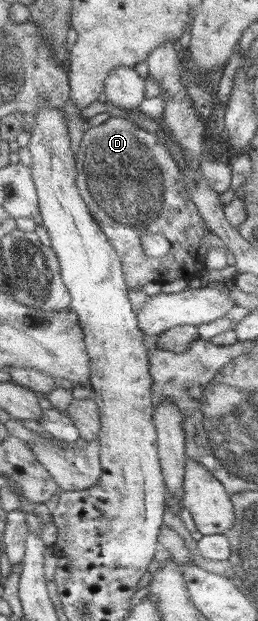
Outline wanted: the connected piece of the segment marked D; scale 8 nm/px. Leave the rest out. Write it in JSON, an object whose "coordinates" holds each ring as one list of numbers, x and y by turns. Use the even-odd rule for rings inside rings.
{"coordinates":[[111,116,106,122,103,122,100,126,89,127,87,131,83,133,82,141,80,142,76,157,76,185,79,194,82,199,86,202,89,207,89,212,93,215,93,218,97,221,99,228,105,233,106,239,109,244,116,250,118,257,122,264,122,271,126,280,126,285,131,290,142,290,143,286,148,282,155,282,155,284,168,284,172,280,184,278,187,280,193,280,200,276,199,271,205,269,204,258,208,253,208,248,204,238,206,237,207,226,201,215,199,214,198,208,195,203,190,199,188,190,186,189,186,182,184,176,178,167,178,164,174,161,168,148,155,136,153,133,147,132,145,129,140,129,135,126,133,122,125,120,123,117],[144,232,150,232,151,234,160,234,164,236,171,245,169,252,165,256,153,258,149,256,142,247,141,235]]}

